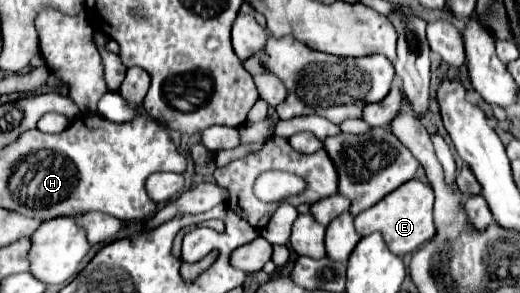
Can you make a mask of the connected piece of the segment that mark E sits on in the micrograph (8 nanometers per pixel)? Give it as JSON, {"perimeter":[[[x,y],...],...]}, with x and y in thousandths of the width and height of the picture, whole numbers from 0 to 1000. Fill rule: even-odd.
{"perimeter":[[[790,614],[767,648],[744,662],[744,676],[729,683],[721,703],[706,710],[698,730],[683,737],[683,778],[694,805],[713,792],[733,792],[752,860],[763,874],[779,874],[798,860],[810,833],[825,826],[837,805],[837,751],[833,751],[833,648],[825,628],[810,614]]]}

